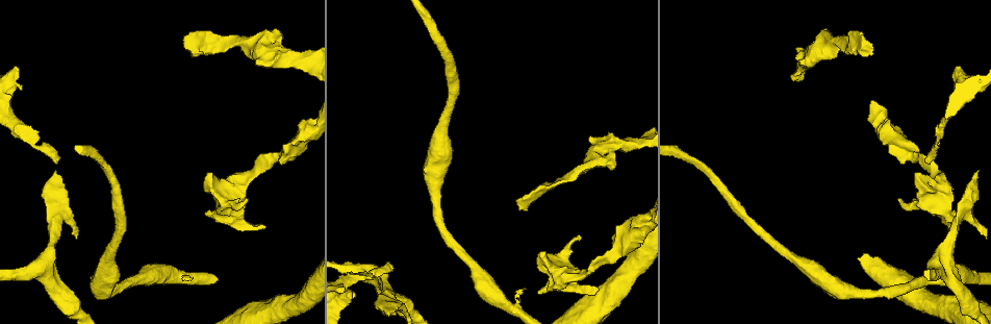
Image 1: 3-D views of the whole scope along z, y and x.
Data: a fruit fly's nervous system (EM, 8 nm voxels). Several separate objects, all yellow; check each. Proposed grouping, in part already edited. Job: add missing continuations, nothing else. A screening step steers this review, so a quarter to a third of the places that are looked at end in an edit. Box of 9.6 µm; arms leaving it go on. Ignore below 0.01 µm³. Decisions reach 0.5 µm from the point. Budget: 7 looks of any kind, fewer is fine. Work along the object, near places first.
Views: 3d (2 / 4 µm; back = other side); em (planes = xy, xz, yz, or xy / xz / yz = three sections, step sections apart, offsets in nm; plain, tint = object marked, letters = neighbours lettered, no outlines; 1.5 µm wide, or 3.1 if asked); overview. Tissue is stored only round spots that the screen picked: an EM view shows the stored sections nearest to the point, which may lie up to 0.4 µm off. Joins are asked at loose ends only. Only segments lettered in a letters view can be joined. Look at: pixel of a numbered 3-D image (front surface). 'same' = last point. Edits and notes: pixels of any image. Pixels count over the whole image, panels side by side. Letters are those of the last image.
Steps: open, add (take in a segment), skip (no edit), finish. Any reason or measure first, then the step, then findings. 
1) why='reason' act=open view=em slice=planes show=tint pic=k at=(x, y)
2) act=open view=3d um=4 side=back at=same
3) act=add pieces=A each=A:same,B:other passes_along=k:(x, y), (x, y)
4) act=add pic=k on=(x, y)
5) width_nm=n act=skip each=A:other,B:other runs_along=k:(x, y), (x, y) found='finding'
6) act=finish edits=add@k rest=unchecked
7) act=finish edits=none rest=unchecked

why='branch stops here' act=open view=3d um=2 pic=1 at=(599, 289)

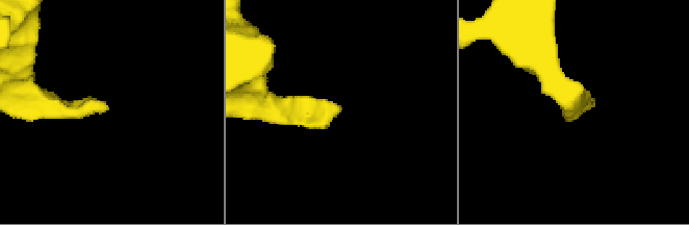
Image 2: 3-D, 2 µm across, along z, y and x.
act=open view=em slice=planes show=letters pic=2 at=(335, 111)

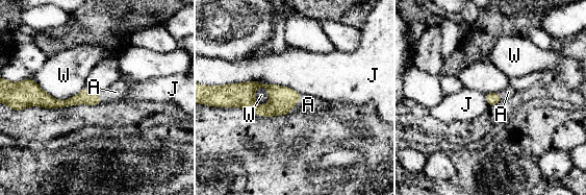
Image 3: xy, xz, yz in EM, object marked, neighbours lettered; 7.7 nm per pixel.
act=add pieces=A each=A:same,J:other,W:other found='it goes on there'

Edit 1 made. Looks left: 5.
why='free end' act=open view=em slice=planes show=tint pic=1 at=(613, 152)

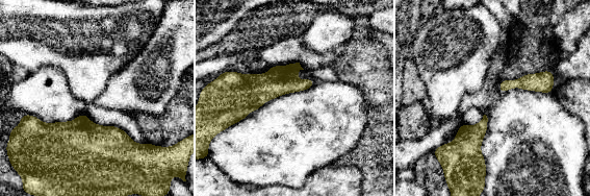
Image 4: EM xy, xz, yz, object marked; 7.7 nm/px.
act=open view=em slice=planes show=letters at=same

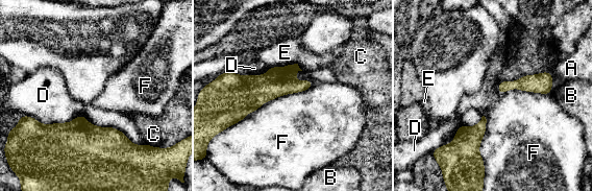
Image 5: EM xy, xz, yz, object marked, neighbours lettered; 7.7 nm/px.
act=skip each=A:other,B:other,C:other,D:other,E:other,F:other runs_along=5:(549, 77), (500, 90) found='none of them fits'

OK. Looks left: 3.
why='end of a long branch' act=open view=3d um=4 side=back pic=1 at=(55, 163)

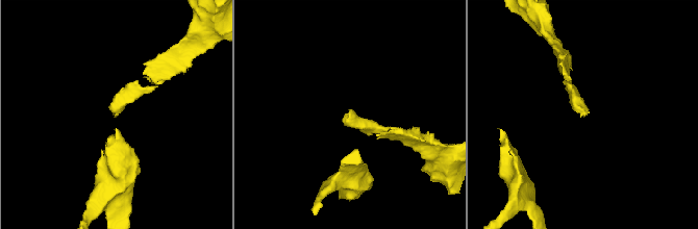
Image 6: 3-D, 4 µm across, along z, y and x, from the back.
why='need the tissue' act=open view=em slice=planes show=letters pic=6 at=(350, 110)

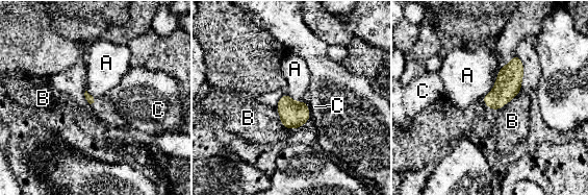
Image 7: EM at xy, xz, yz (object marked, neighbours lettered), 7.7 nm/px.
act=skip each=A:other,B:other,C:other border=7:(502, 67), (494, 86), (482, 97) found='no lettered segment goes on from it'

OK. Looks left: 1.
act=finish edits=add@3 rest=unchecked

